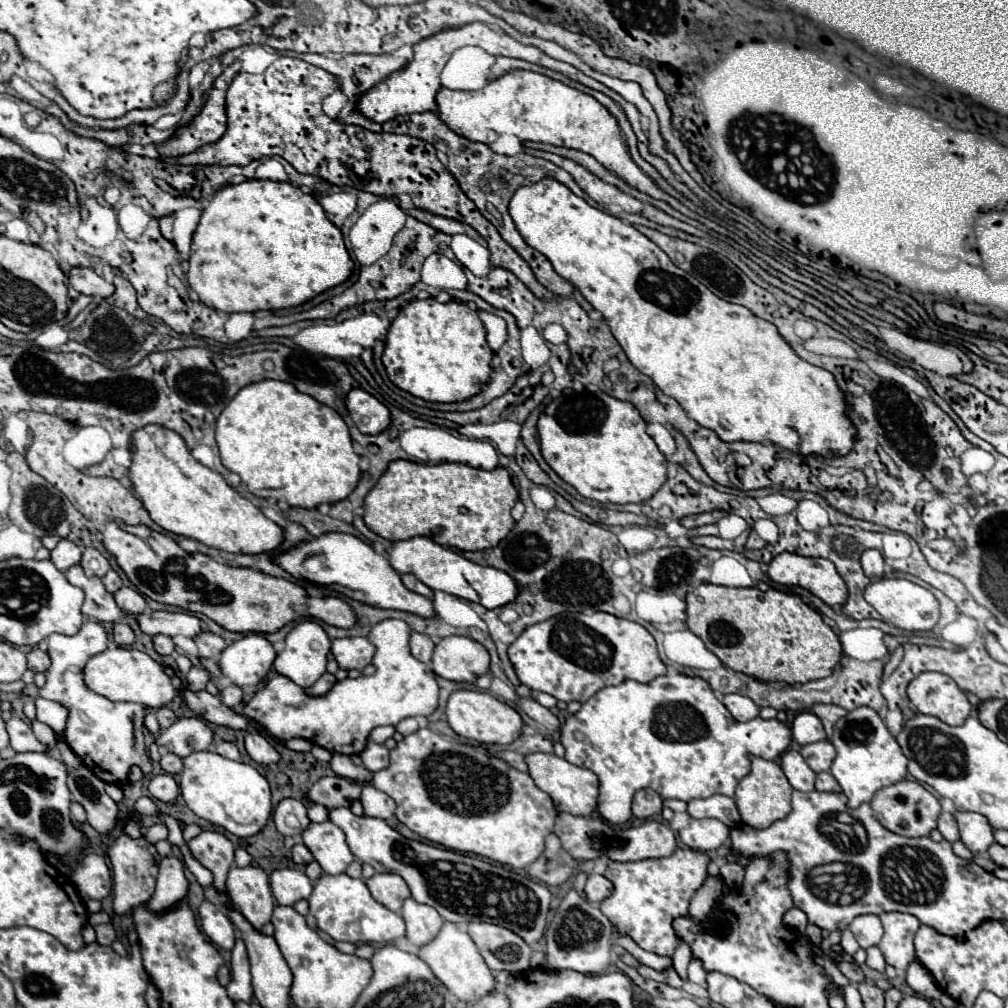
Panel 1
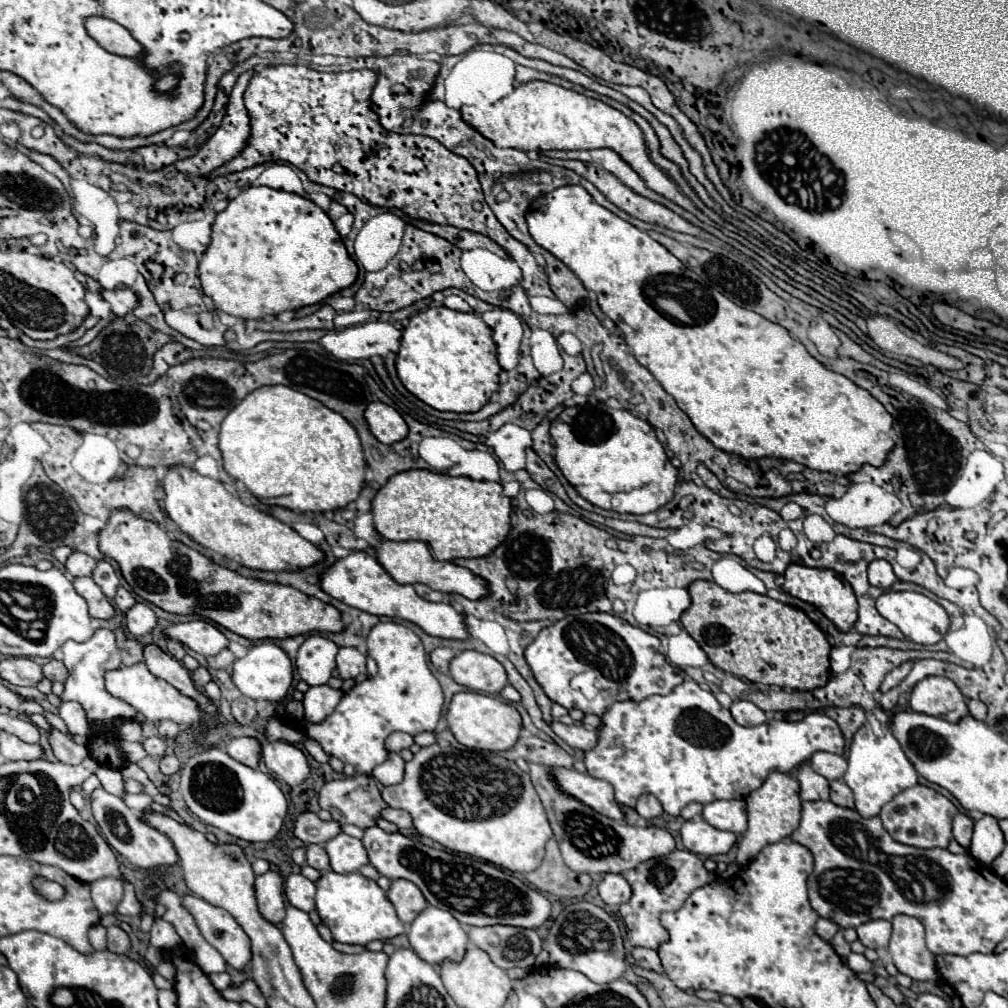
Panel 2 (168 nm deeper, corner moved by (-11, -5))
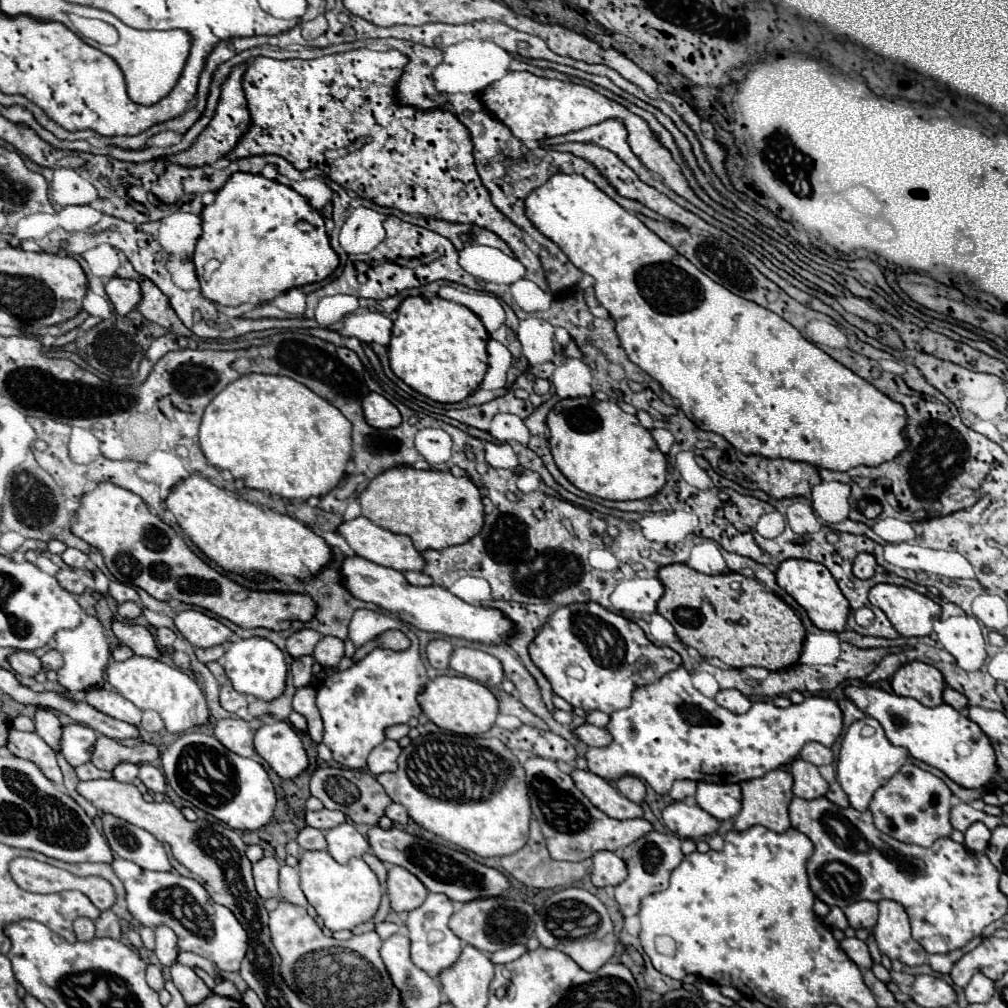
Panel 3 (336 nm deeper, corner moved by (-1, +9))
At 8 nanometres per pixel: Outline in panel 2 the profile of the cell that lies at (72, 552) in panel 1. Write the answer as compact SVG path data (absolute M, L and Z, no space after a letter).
M73 552L67 562L65 562L65 570L71 574L71 576L91 576L93 568L95 568L95 558L83 554L83 552Z

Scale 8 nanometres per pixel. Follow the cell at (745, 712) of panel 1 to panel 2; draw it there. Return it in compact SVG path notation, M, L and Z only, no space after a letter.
M747 700L733 702L729 710L741 726L757 726L767 720L767 714L761 708L757 708L753 702L747 702Z

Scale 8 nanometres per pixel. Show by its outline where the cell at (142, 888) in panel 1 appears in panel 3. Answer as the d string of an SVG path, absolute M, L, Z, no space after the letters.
M225 980L225 982L217 984L213 992L215 992L217 996L229 996L229 998L235 998L235 1000L241 1000L241 994L237 992L235 984L233 984L233 982L229 982L229 980Z

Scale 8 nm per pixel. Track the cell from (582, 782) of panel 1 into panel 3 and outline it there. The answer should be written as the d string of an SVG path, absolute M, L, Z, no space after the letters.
M573 770L571 778L575 780L577 788L593 802L593 806L603 810L609 818L627 820L627 818L641 818L643 816L643 808L639 804L621 796L601 776L591 774L591 772L583 772L583 770Z

